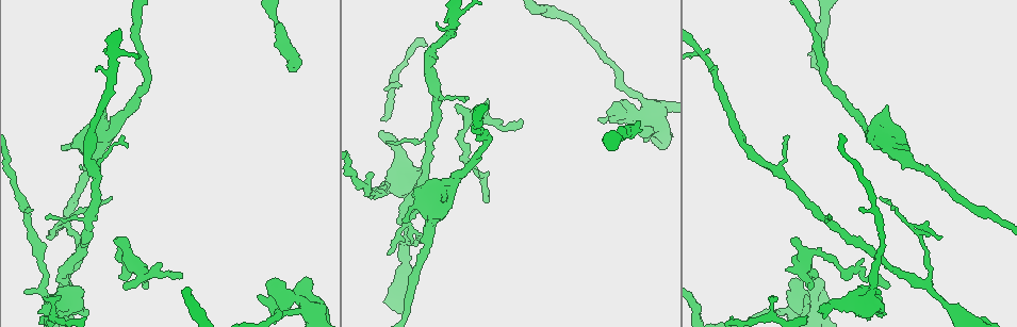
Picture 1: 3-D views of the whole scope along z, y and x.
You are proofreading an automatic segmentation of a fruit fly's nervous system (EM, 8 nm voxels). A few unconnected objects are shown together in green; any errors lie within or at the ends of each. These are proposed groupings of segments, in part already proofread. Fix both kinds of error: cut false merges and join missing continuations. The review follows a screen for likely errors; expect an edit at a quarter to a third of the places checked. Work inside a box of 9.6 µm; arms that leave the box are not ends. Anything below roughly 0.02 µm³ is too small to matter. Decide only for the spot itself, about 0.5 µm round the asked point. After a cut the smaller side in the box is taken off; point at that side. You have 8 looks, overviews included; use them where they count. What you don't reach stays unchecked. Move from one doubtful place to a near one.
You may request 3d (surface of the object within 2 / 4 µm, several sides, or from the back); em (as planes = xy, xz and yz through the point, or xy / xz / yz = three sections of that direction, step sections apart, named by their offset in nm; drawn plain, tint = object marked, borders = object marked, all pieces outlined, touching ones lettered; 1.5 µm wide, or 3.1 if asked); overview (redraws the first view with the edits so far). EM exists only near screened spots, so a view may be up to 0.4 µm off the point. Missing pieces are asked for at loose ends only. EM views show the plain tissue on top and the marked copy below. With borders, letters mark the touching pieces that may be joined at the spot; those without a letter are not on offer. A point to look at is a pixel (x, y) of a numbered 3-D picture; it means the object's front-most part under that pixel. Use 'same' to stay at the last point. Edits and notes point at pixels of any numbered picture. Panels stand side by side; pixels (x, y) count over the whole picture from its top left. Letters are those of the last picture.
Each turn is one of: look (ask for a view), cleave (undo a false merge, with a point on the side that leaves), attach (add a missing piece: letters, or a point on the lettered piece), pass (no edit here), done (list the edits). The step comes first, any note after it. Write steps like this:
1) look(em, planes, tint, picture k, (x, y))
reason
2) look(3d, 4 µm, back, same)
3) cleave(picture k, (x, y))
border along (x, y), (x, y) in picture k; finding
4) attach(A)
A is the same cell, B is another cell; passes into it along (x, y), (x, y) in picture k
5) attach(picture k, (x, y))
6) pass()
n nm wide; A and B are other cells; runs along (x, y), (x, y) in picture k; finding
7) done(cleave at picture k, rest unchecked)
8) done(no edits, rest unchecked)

look(em, planes, borders, picture 1, (906, 149))
free end

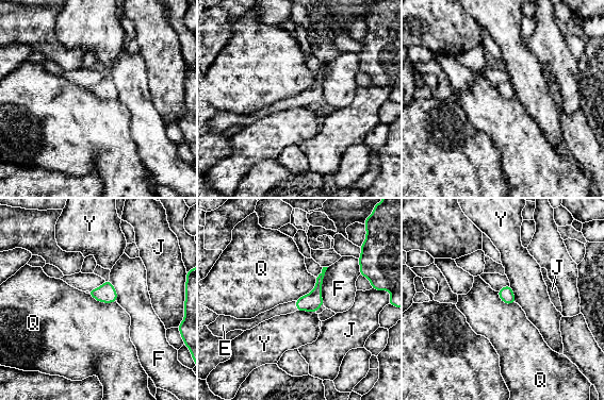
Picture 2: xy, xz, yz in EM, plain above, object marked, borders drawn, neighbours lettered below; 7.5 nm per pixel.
attach(E)
E is the same cell, F, J, Q and Y are other cells; passes into it along (310, 302), (296, 305), (289, 307) in picture 2; the neuron continues

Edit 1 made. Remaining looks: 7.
look(overview)

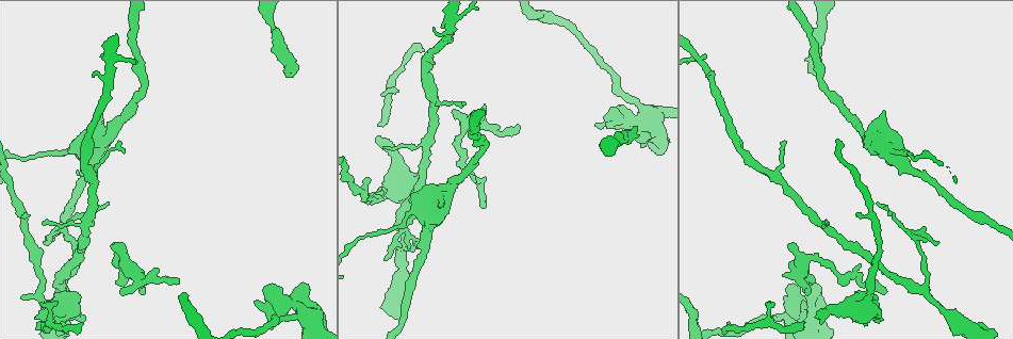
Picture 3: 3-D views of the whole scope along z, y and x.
look(3d, 4 µm, picture 3, (125, 259))
thick turns thin

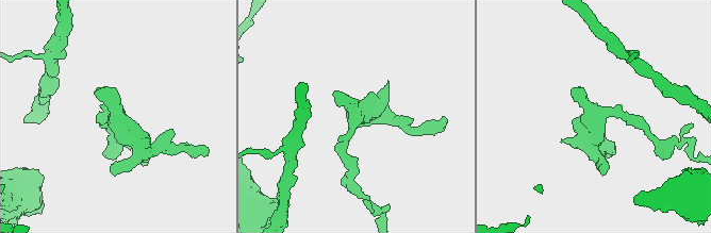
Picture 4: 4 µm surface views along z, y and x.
look(em, planes, tint, picture 4, (355, 115))
need the tissue

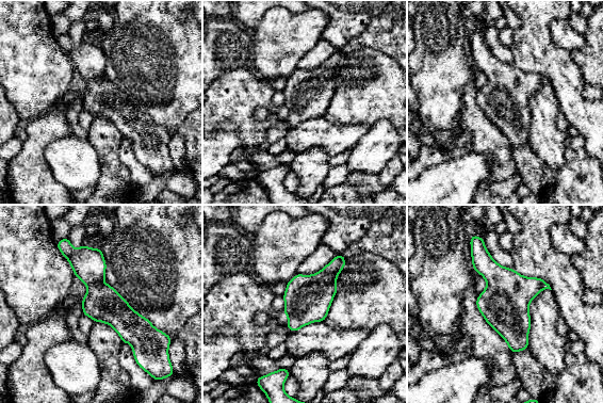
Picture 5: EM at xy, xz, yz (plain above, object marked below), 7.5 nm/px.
look(em, planes, borders, same)
see the neighbours

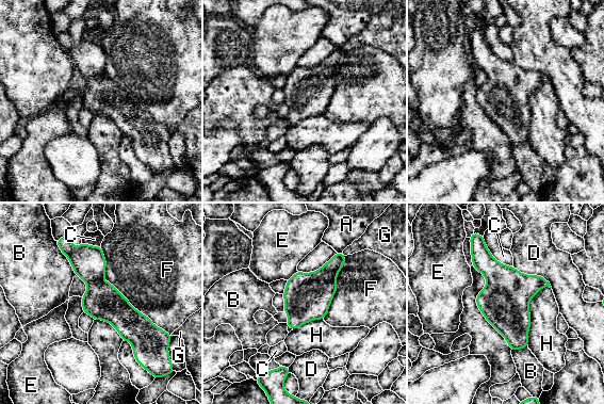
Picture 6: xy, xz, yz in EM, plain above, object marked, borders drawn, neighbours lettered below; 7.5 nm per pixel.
pass()
A, B, C, D, E, F, G and H are other cells; runs along (85, 247), (136, 352) in picture 6; continuous, no second neuron

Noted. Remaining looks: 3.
look(3d, 2 µm, picture 3, (461, 107))
thin end

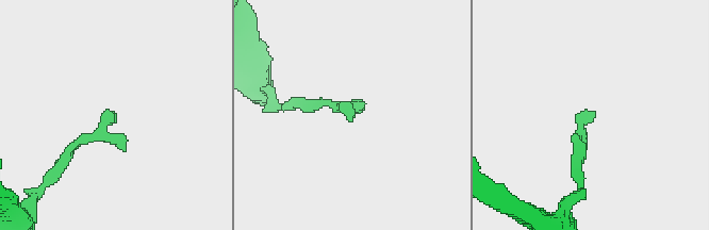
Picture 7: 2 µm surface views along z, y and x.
look(em, planes, borders, picture 7, (114, 117))

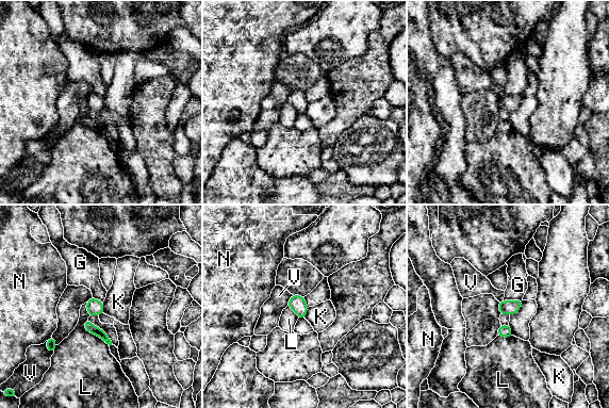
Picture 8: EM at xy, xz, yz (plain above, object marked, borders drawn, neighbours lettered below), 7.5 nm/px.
pass()
110 nm wide; G, K, L, N and V are other cells; none of them fits

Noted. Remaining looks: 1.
look(em, yz, step 8, borders, picture 3, (873, 297))
free end

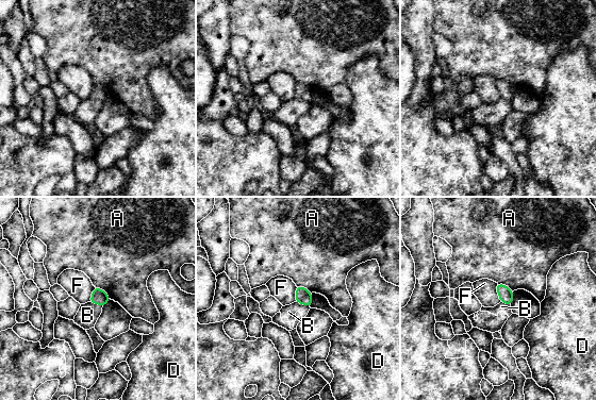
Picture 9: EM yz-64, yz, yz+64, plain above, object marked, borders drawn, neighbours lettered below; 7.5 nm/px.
pass()
A, B, D and F are other cells; border along (496, 283), (496, 291), (500, 301) in picture 9; no lettered piece goes on from it

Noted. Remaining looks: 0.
done(attach at picture 2, rest unchecked)

